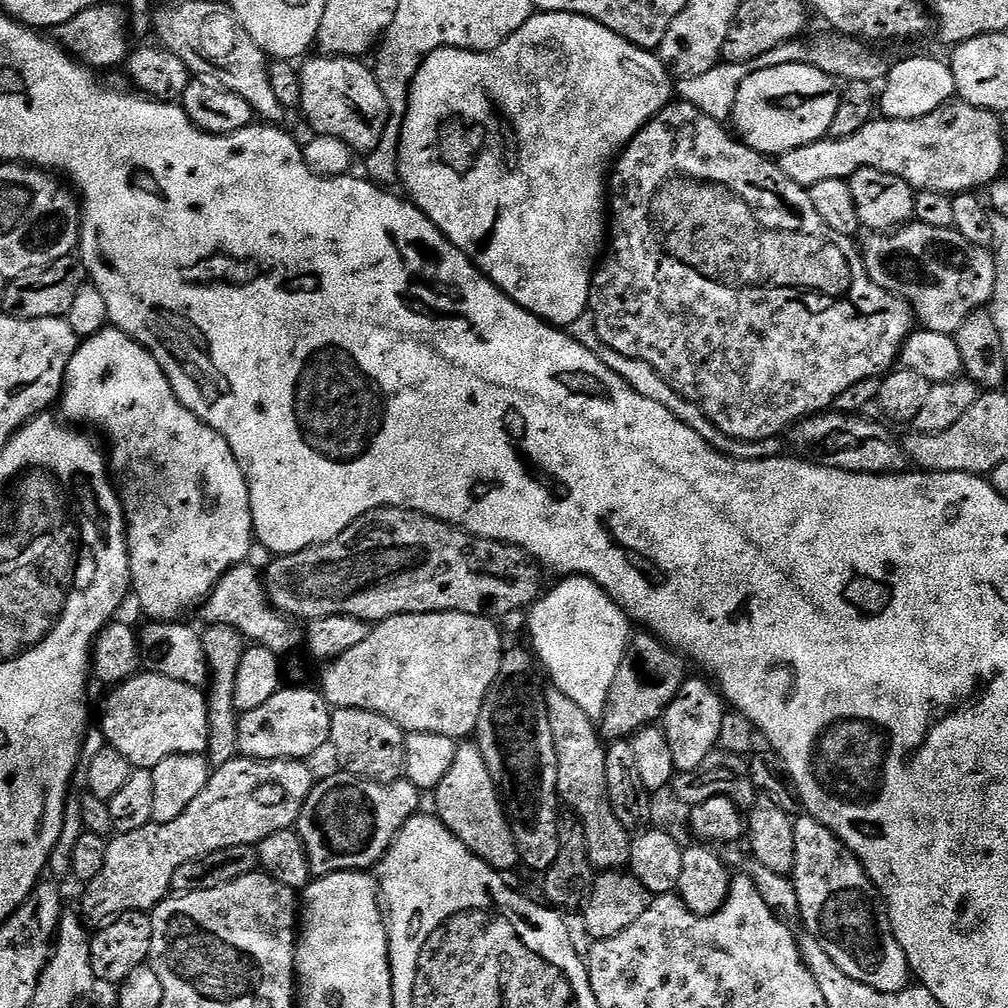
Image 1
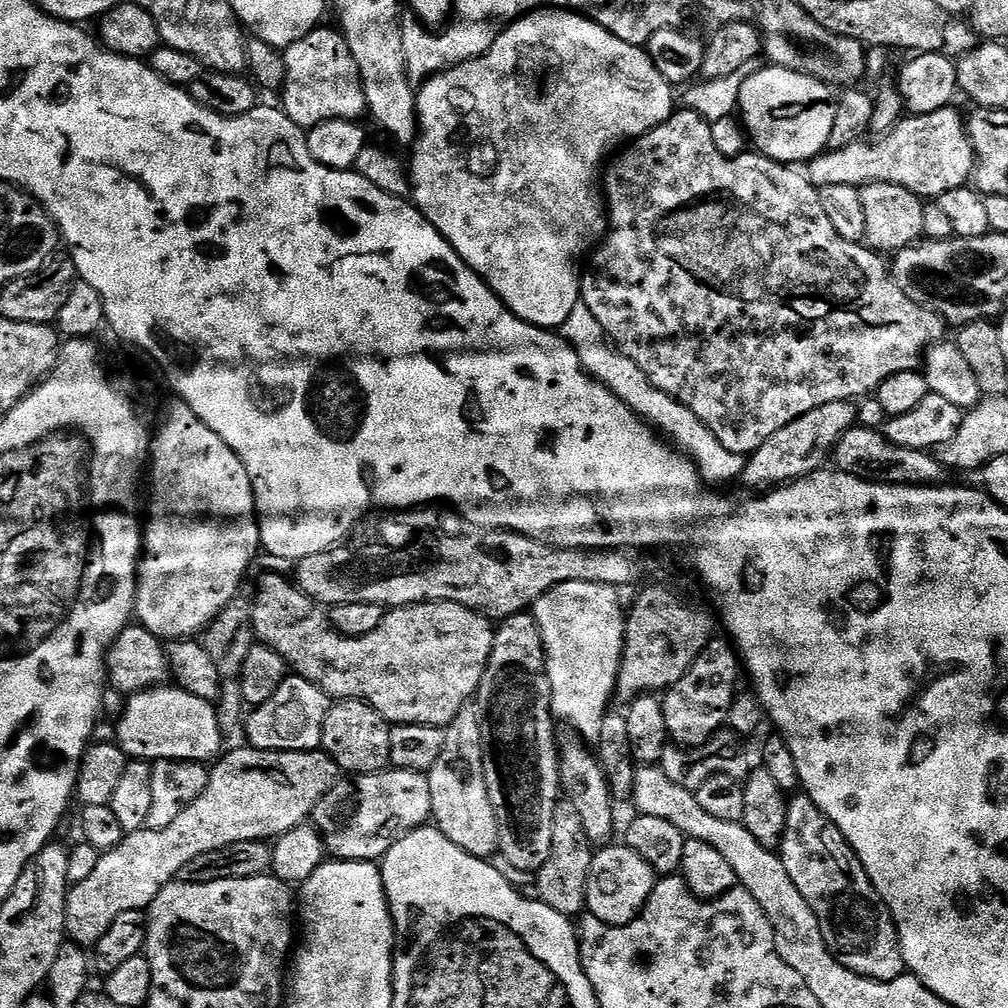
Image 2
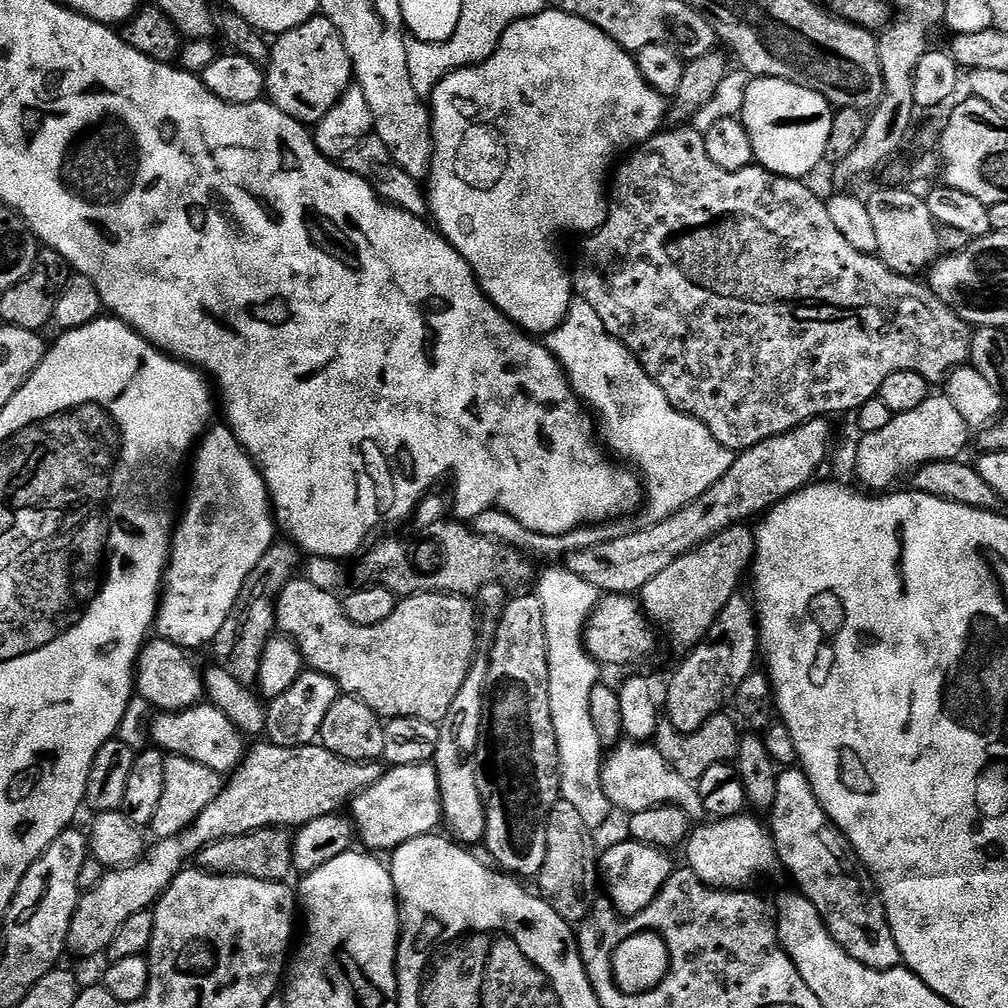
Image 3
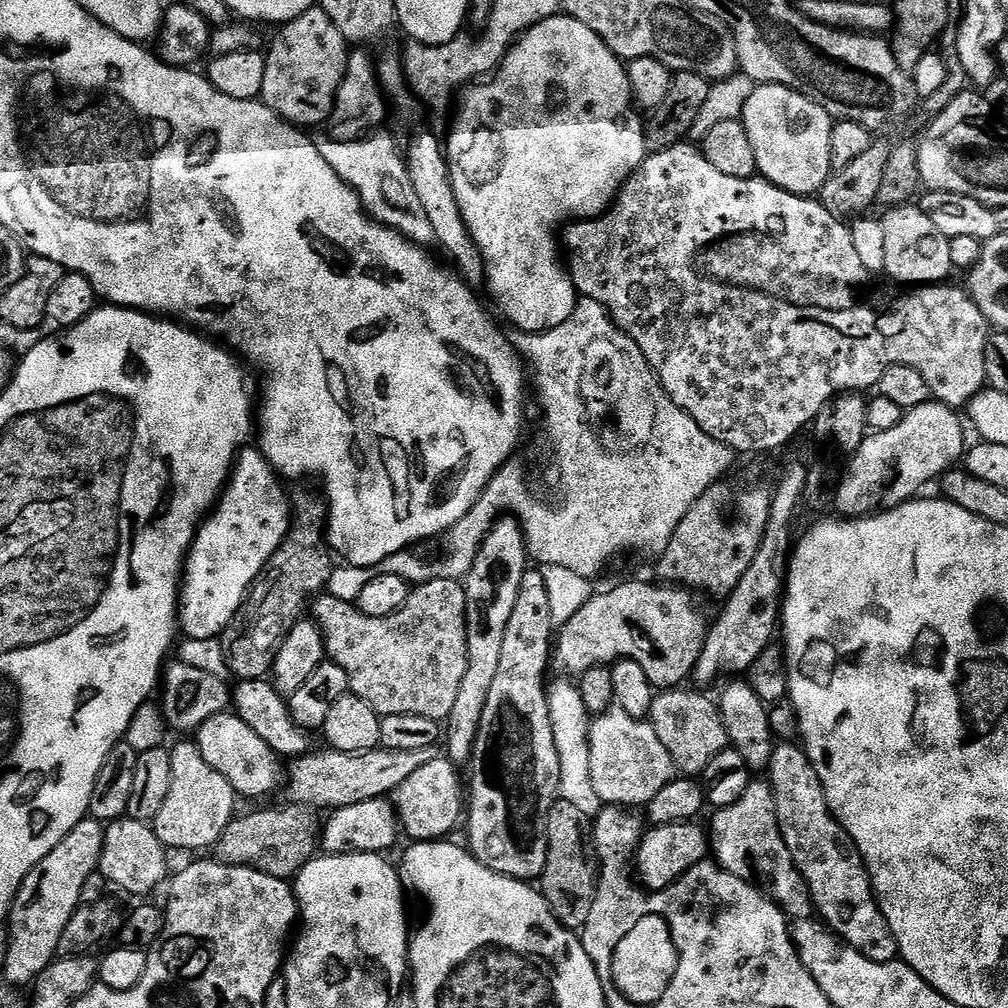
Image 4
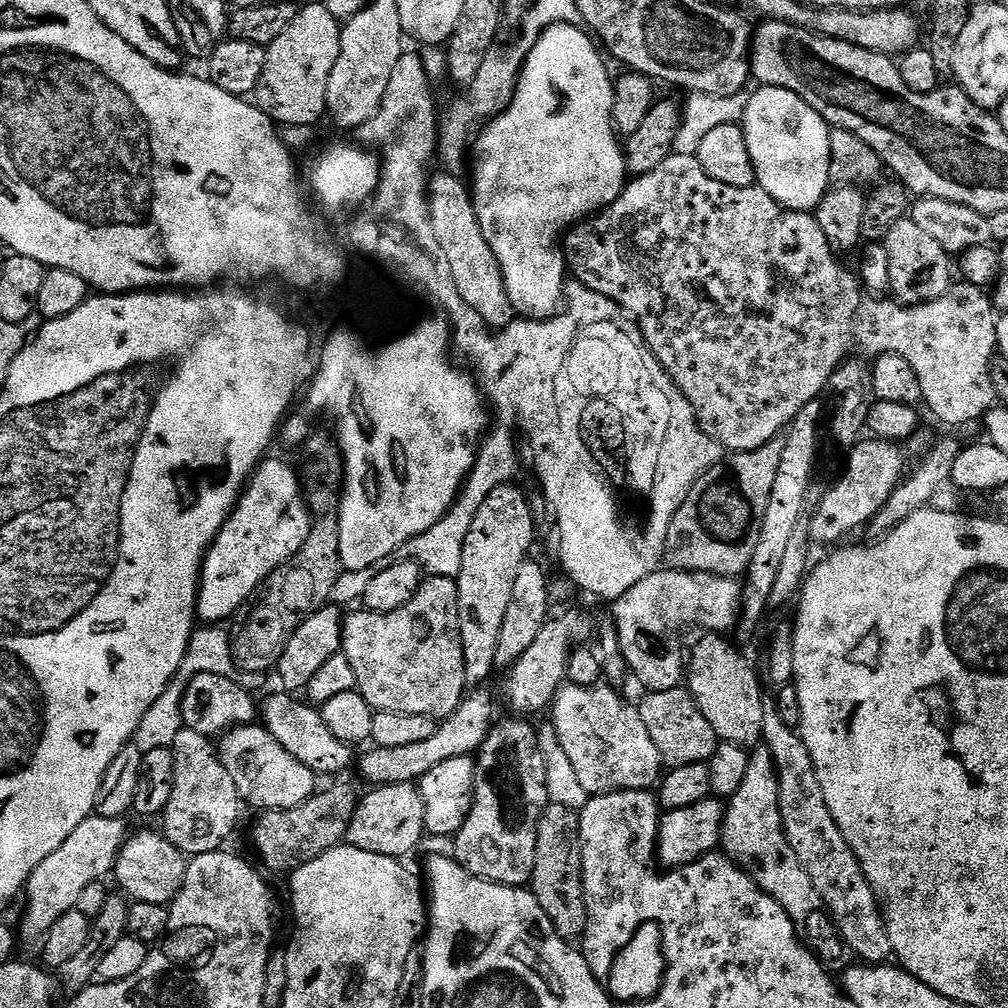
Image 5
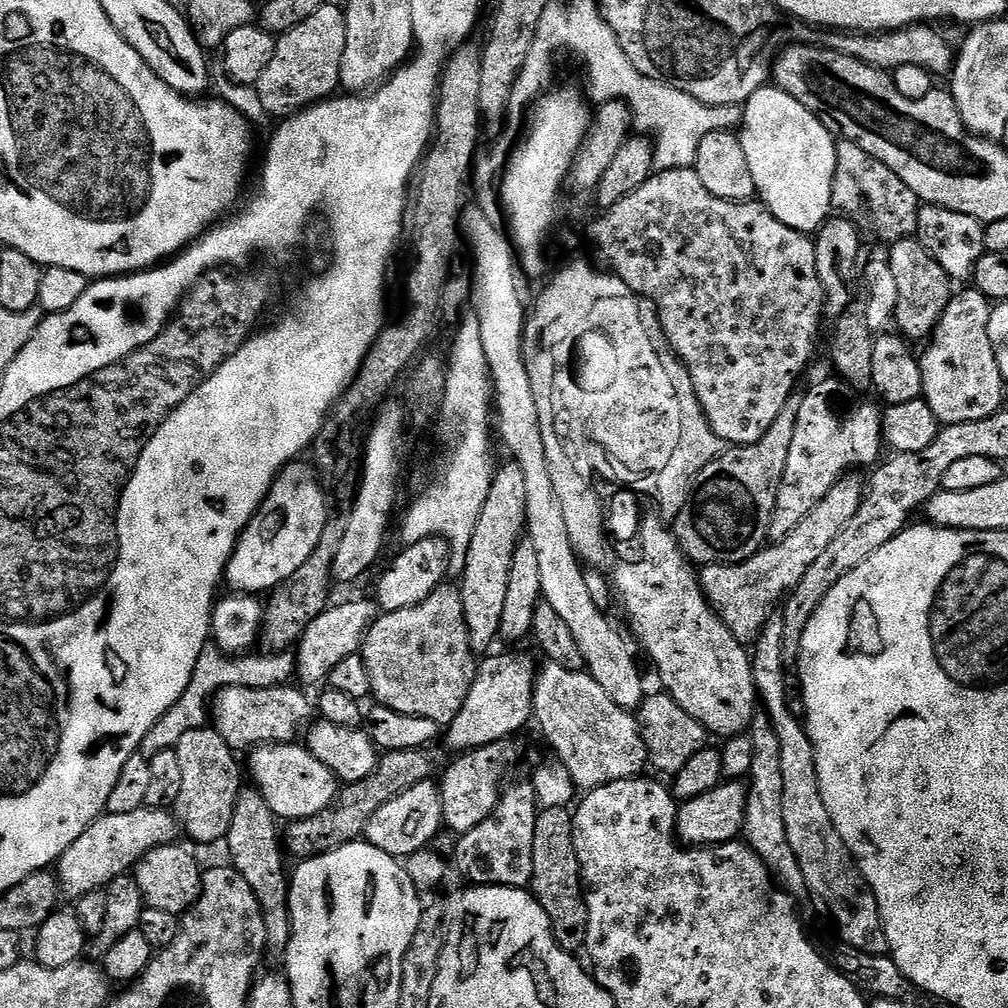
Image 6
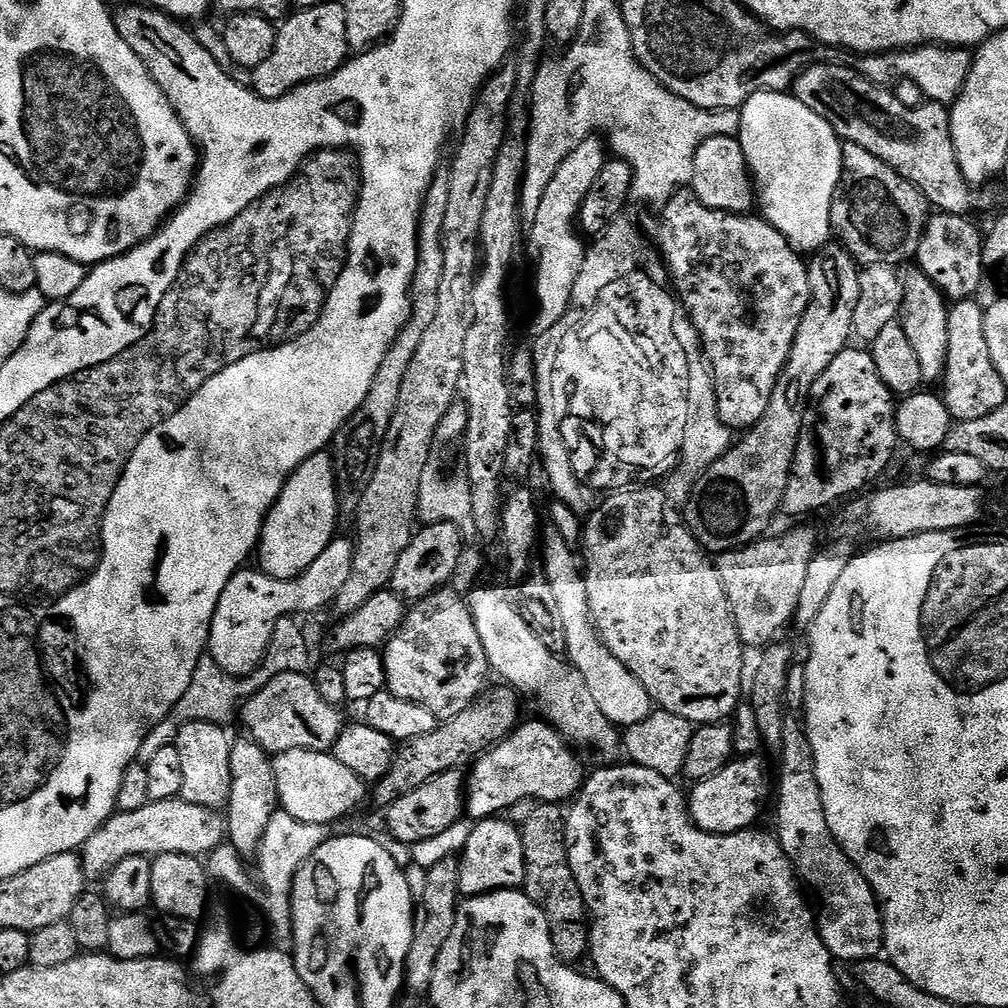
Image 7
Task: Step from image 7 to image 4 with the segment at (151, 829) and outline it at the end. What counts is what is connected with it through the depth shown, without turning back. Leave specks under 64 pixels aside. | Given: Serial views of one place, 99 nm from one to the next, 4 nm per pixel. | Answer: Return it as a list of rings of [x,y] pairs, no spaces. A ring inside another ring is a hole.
[[[80,820],[78,826],[74,826],[22,882],[6,921],[10,950],[6,954],[2,976],[9,984],[31,985],[42,970],[57,959],[62,930],[66,930],[66,922],[70,922],[77,908],[81,907],[82,882],[100,867],[104,831],[105,825],[99,820]]]

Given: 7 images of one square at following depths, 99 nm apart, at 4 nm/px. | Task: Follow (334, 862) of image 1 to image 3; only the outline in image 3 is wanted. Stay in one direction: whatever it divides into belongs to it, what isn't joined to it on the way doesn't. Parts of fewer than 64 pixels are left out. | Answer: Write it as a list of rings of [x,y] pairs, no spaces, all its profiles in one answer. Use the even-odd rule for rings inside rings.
[[[435,763],[389,767],[374,786],[352,799],[350,819],[359,843],[361,840],[365,849],[376,854],[401,848],[419,836],[433,835],[439,829],[436,827],[442,824],[442,802]]]

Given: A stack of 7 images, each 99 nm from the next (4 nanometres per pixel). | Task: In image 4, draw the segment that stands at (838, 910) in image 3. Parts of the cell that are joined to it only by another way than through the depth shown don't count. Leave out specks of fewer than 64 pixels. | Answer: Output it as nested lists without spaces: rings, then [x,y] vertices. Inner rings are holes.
[[[796,742],[777,743],[773,747],[772,757],[766,769],[766,779],[772,785],[778,826],[782,830],[786,850],[790,850],[790,858],[794,858],[802,878],[806,878],[806,886],[812,895],[815,911],[825,920],[821,921],[848,947],[870,958],[870,962],[888,964],[891,960],[897,959],[896,939],[878,906],[876,896],[872,893],[872,879],[868,877],[864,859],[852,844],[852,839],[848,837],[844,827],[832,817],[832,811],[826,802],[826,794],[822,790],[822,782],[818,778],[818,770],[814,770],[803,747]]]

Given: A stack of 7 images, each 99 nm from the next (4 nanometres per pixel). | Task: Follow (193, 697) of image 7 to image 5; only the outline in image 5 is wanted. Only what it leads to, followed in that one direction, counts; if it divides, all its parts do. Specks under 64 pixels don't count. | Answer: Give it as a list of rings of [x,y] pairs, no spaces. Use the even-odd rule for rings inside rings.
[[[200,626],[193,631],[186,650],[186,658],[182,658],[182,666],[178,670],[178,674],[174,674],[174,678],[166,686],[166,690],[162,690],[162,698],[158,698],[158,702],[154,702],[154,706],[150,706],[150,710],[146,710],[146,714],[142,714],[142,722],[138,722],[134,743],[140,752],[172,747],[174,738],[178,738],[178,734],[185,728],[182,718],[182,698],[186,694],[186,686],[190,686],[190,682],[198,674],[225,676],[231,680],[237,680],[249,692],[259,693],[259,688],[266,680],[265,673],[242,670],[234,662],[232,637],[229,629],[228,631],[226,629],[227,627],[224,626]]]

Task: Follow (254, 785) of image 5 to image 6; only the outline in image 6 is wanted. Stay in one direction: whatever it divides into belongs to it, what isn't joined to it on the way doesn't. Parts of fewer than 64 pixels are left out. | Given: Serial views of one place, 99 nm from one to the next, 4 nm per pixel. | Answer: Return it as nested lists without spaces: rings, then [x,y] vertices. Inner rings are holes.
[[[299,743],[262,744],[251,749],[252,756],[246,760],[246,768],[252,771],[251,783],[260,789],[270,806],[270,810],[281,821],[291,822],[310,818],[310,814],[318,814],[318,810],[326,810],[330,802],[334,802],[338,791],[338,781],[334,773],[326,765],[314,758],[307,747]]]

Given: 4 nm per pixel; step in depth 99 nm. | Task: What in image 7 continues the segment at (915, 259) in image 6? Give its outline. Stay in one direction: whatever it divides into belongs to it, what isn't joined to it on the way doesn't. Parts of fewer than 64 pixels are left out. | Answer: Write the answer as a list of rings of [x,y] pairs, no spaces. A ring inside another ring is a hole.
[[[908,266],[900,272],[902,282],[902,294],[899,322],[902,330],[906,330],[906,338],[910,343],[918,363],[922,366],[922,378],[926,382],[939,381],[944,374],[944,367],[948,364],[948,342],[950,334],[948,330],[948,309],[946,297],[943,292],[926,278],[926,274],[919,266]]]

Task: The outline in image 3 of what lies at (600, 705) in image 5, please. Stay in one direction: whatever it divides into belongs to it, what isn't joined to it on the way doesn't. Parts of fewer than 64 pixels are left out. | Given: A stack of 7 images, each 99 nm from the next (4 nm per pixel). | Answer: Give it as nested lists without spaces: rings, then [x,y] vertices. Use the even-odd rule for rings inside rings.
[[[621,742],[611,749],[603,761],[601,782],[613,809],[620,811],[621,808],[624,814],[673,804],[686,810],[690,817],[700,818],[705,815],[699,787],[693,781],[682,778],[682,774],[671,768],[659,750],[648,742]]]

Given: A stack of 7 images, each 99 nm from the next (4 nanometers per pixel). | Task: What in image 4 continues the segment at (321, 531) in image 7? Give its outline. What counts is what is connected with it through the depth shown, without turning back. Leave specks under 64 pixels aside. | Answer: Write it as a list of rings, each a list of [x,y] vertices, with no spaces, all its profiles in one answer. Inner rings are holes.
[[[245,446],[236,453],[232,474],[220,493],[220,499],[211,509],[210,515],[196,530],[192,549],[184,562],[184,574],[178,597],[178,628],[187,638],[215,640],[223,637],[226,626],[238,614],[250,595],[250,589],[260,577],[260,571],[270,562],[270,558],[282,546],[292,523],[290,496],[281,477],[270,466],[270,462],[256,446]]]

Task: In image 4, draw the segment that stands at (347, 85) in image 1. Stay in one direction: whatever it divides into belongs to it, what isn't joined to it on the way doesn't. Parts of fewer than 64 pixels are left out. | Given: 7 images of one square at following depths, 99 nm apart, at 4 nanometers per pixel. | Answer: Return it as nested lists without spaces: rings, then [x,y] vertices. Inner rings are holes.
[[[314,6],[283,25],[266,48],[266,78],[260,95],[281,120],[312,130],[315,124],[327,125],[332,119],[334,102],[346,74],[350,45],[342,30],[334,26],[330,14]]]

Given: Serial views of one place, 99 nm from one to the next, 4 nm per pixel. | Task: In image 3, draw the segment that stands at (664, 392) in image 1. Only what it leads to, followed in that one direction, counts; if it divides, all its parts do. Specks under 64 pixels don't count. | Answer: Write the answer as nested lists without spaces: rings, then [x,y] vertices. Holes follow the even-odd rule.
[[[573,299],[568,308],[568,317],[553,332],[547,333],[546,346],[564,367],[576,395],[598,417],[606,444],[608,439],[607,447],[613,453],[616,451],[615,455],[631,465],[642,477],[649,523],[664,521],[678,510],[694,503],[698,497],[706,494],[706,490],[710,490],[710,486],[714,486],[714,482],[728,473],[734,459],[732,449],[722,446],[722,442],[718,442],[718,438],[714,438],[714,434],[710,434],[710,430],[702,422],[672,405],[670,398],[666,398],[666,394],[652,381],[650,374],[646,374],[634,353],[604,329],[602,318],[594,314],[594,306],[590,306],[590,302]]]

